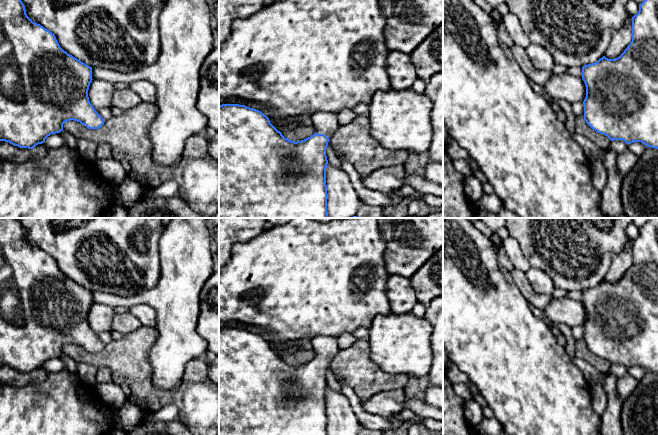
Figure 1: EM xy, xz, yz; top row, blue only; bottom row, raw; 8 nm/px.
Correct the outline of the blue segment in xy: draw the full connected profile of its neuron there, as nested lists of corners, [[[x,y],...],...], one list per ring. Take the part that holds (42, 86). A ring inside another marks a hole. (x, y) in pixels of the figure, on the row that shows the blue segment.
[[[0,0],[0,141],[9,142],[20,148],[33,149],[36,145],[44,143],[51,134],[60,133],[63,130],[63,124],[70,120],[80,122],[88,129],[99,129],[105,121],[89,101],[88,90],[92,80],[92,67],[64,51],[52,32],[33,22],[27,16],[21,0]]]

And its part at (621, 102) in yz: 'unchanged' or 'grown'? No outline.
unchanged

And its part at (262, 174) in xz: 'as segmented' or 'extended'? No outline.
extended

